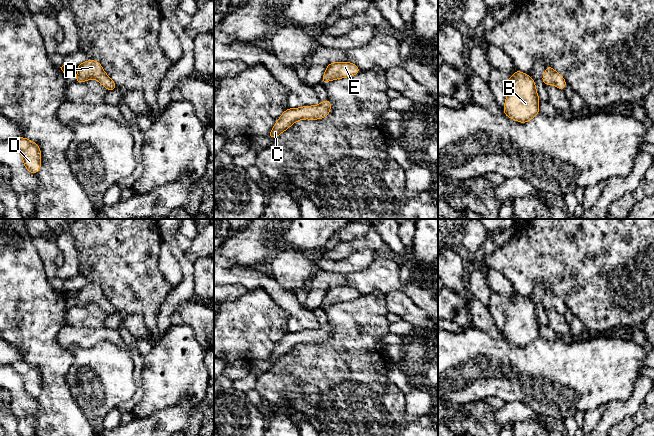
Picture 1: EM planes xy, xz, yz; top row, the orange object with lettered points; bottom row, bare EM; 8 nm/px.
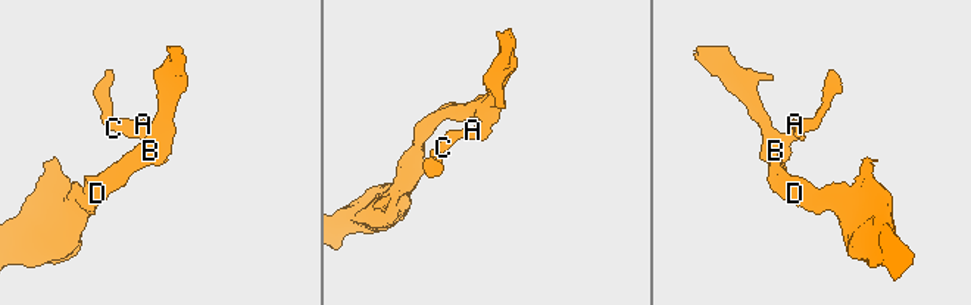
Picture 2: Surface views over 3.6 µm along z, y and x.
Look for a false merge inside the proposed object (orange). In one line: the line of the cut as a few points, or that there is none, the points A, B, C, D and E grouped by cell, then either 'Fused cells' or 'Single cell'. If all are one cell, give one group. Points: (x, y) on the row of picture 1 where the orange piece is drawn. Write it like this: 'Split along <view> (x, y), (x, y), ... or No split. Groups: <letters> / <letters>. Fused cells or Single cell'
No split. Groups: A B C D E. Single cell

